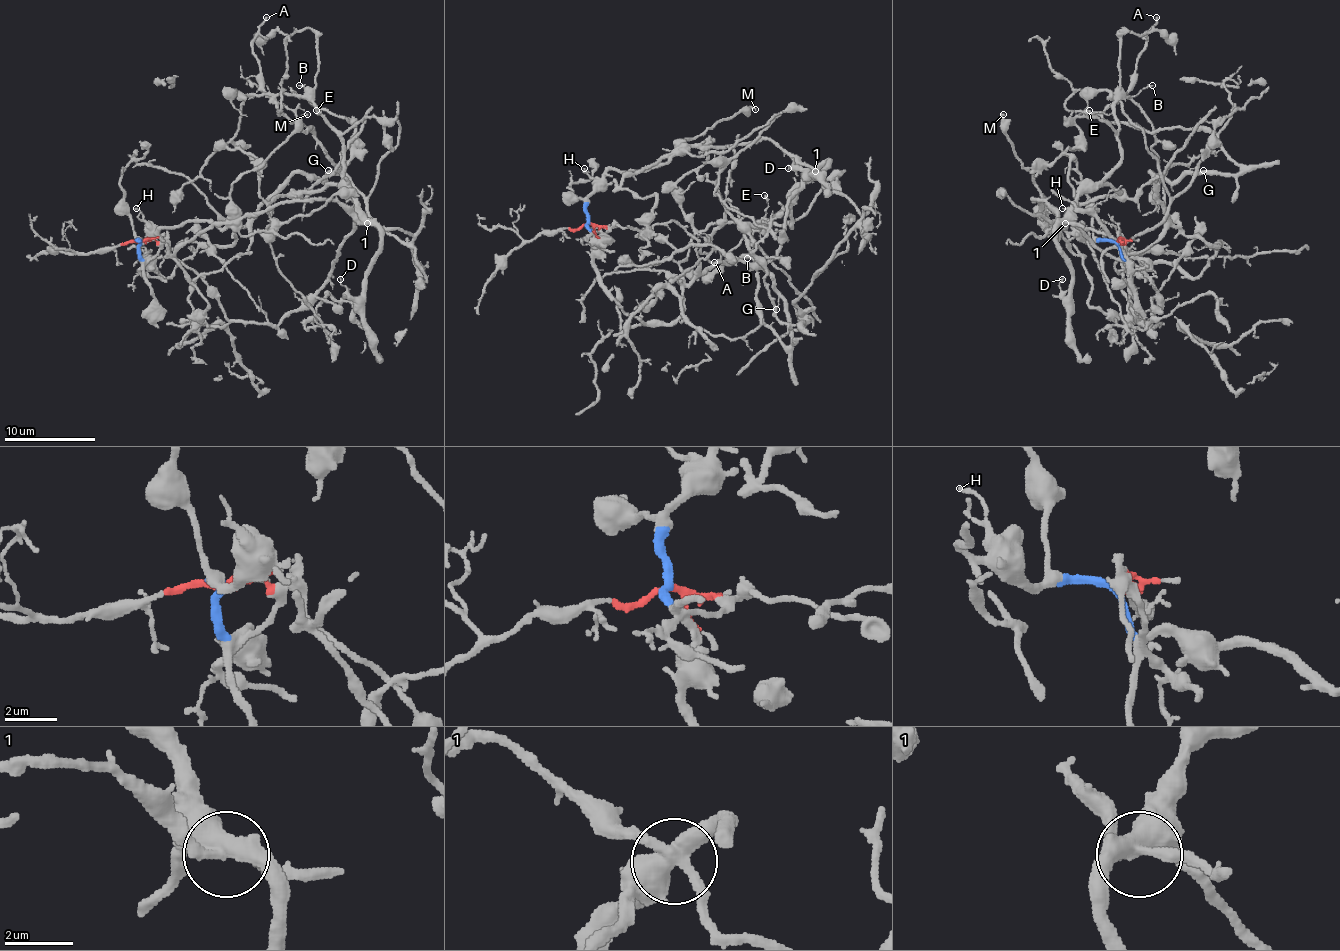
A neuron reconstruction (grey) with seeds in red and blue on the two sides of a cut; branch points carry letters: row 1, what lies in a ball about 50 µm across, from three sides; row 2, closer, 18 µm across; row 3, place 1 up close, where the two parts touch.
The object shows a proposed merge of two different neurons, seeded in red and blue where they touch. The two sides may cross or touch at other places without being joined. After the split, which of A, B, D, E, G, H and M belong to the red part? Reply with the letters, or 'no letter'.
B, D, E

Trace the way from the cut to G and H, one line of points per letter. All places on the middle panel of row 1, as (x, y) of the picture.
G: (588, 224), (597, 240), (599, 285), (647, 324), (669, 324), (697, 276), (744, 258), (772, 278), (776, 310)
H: (588, 224), (585, 199), (594, 189), (592, 178), (583, 169)

